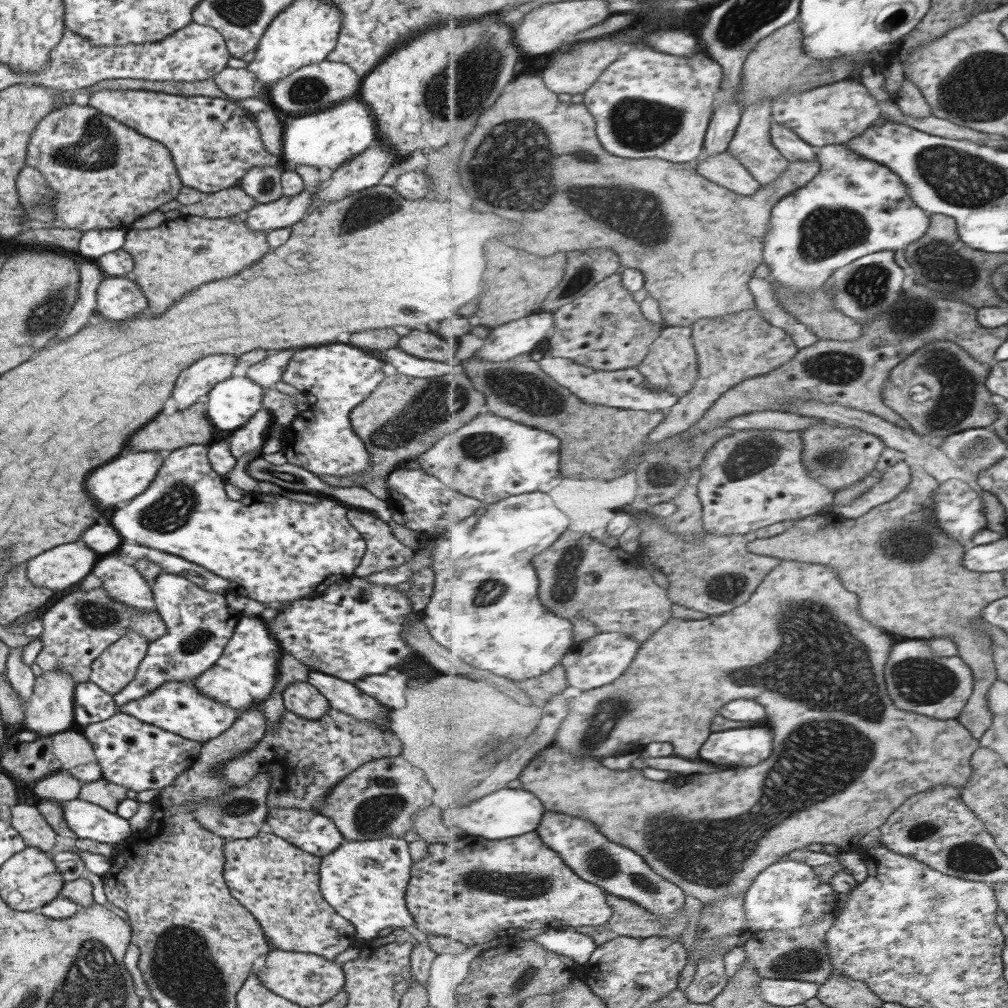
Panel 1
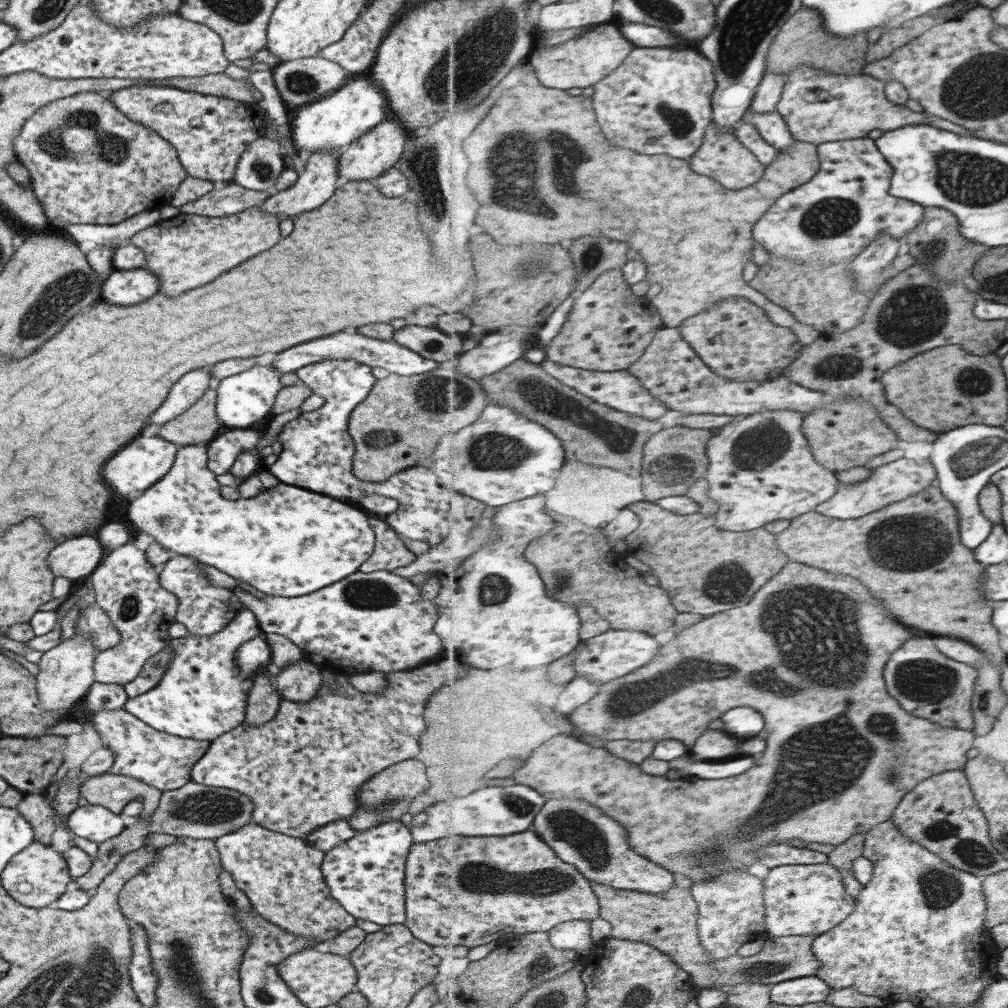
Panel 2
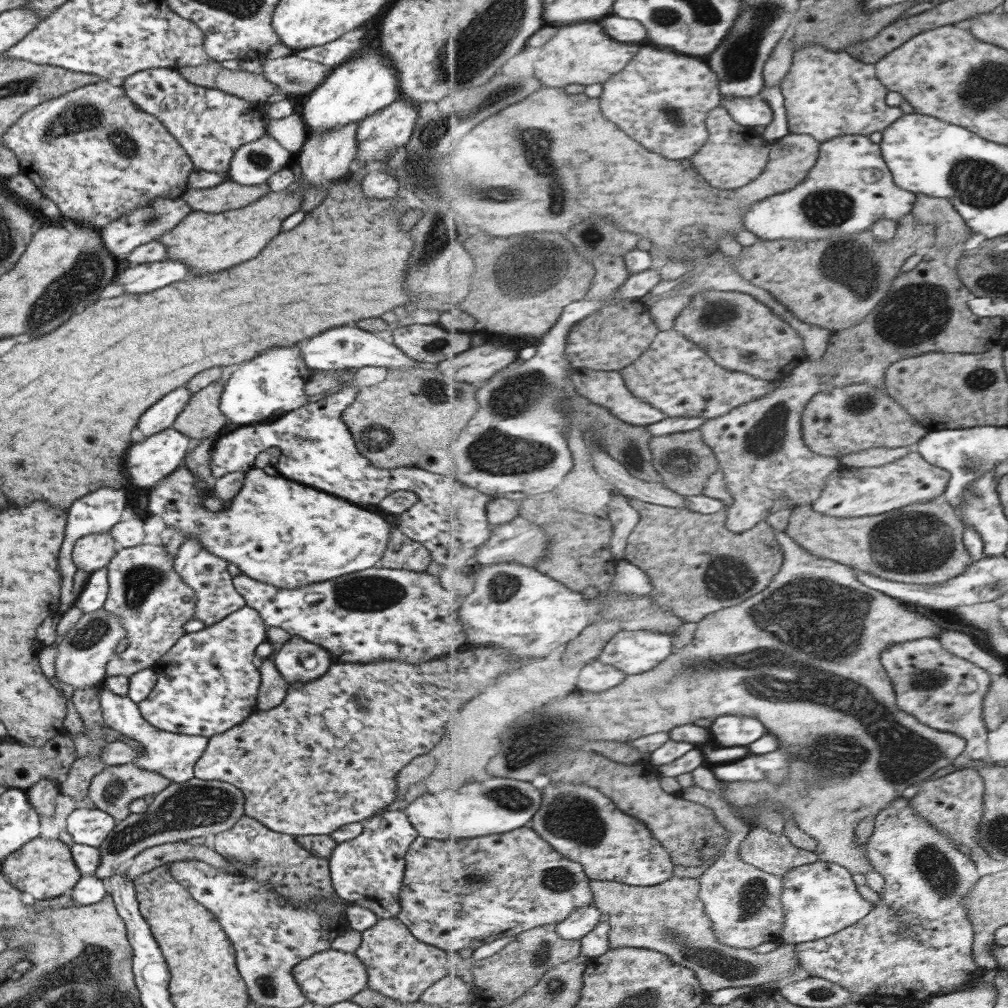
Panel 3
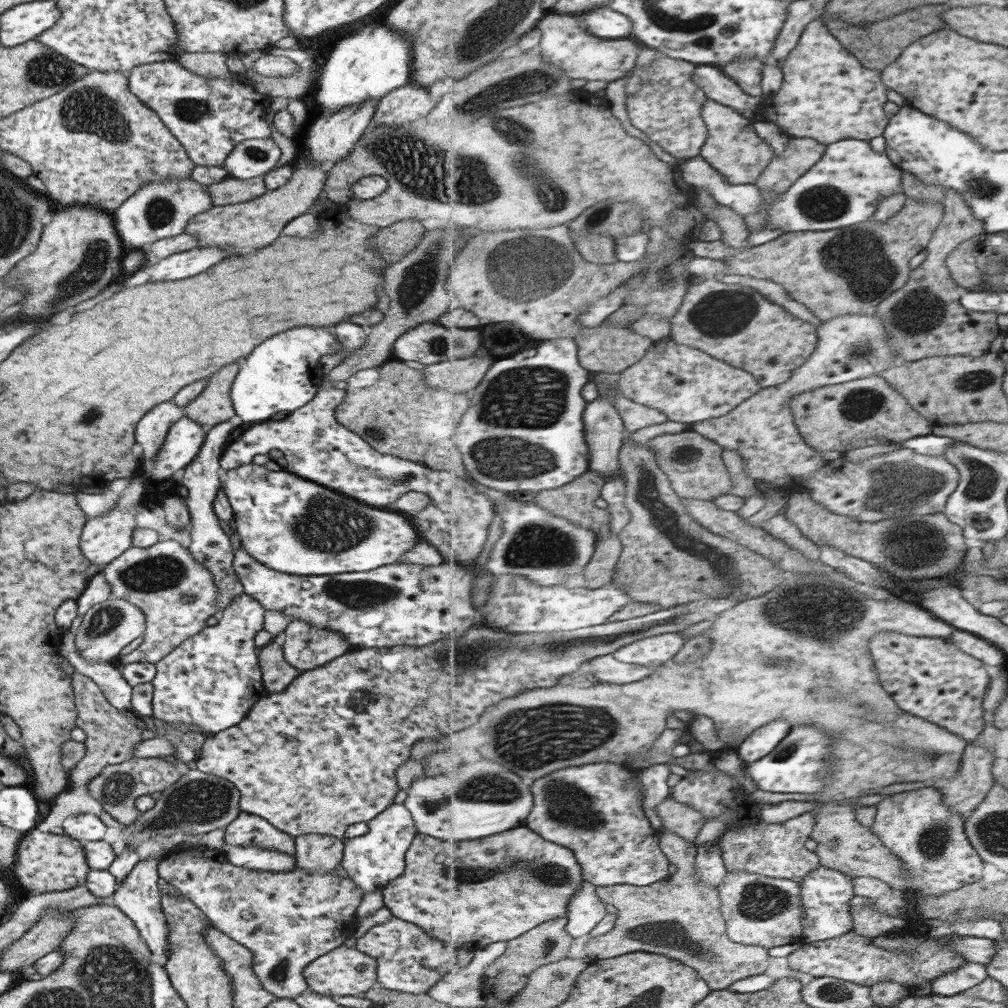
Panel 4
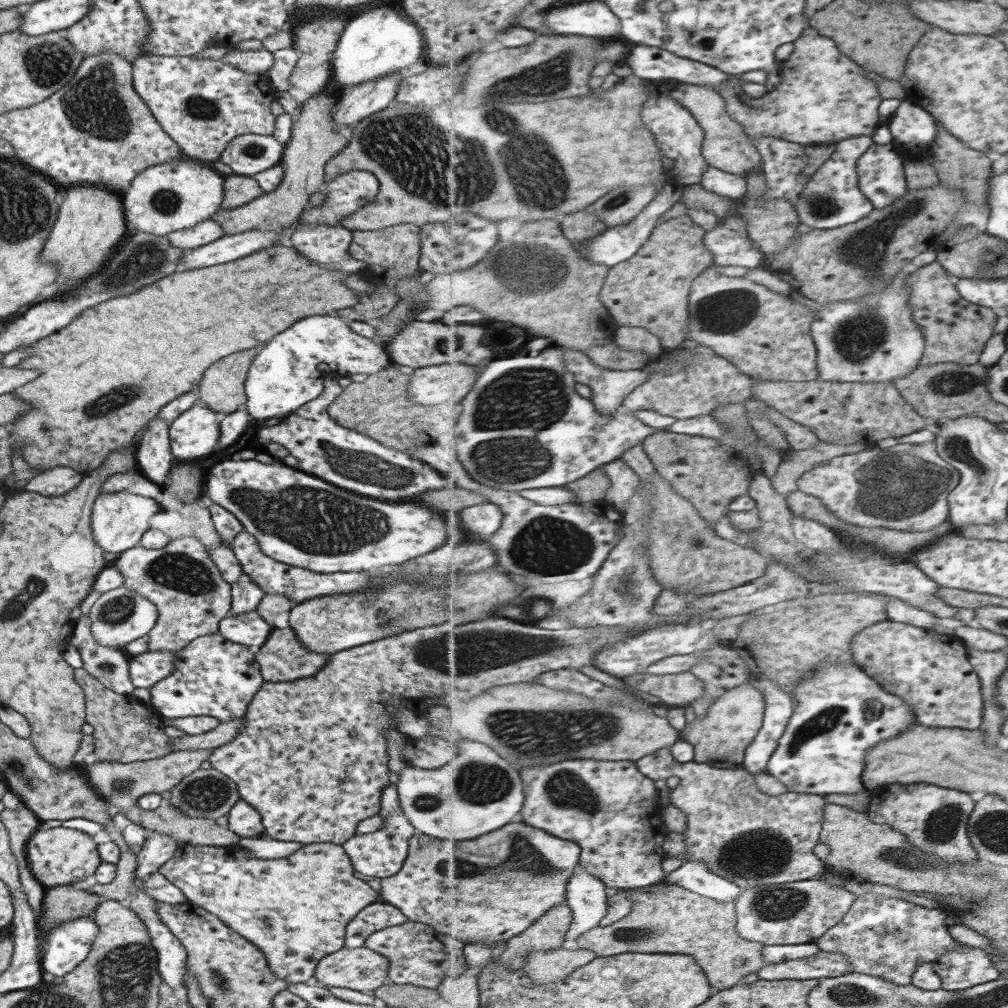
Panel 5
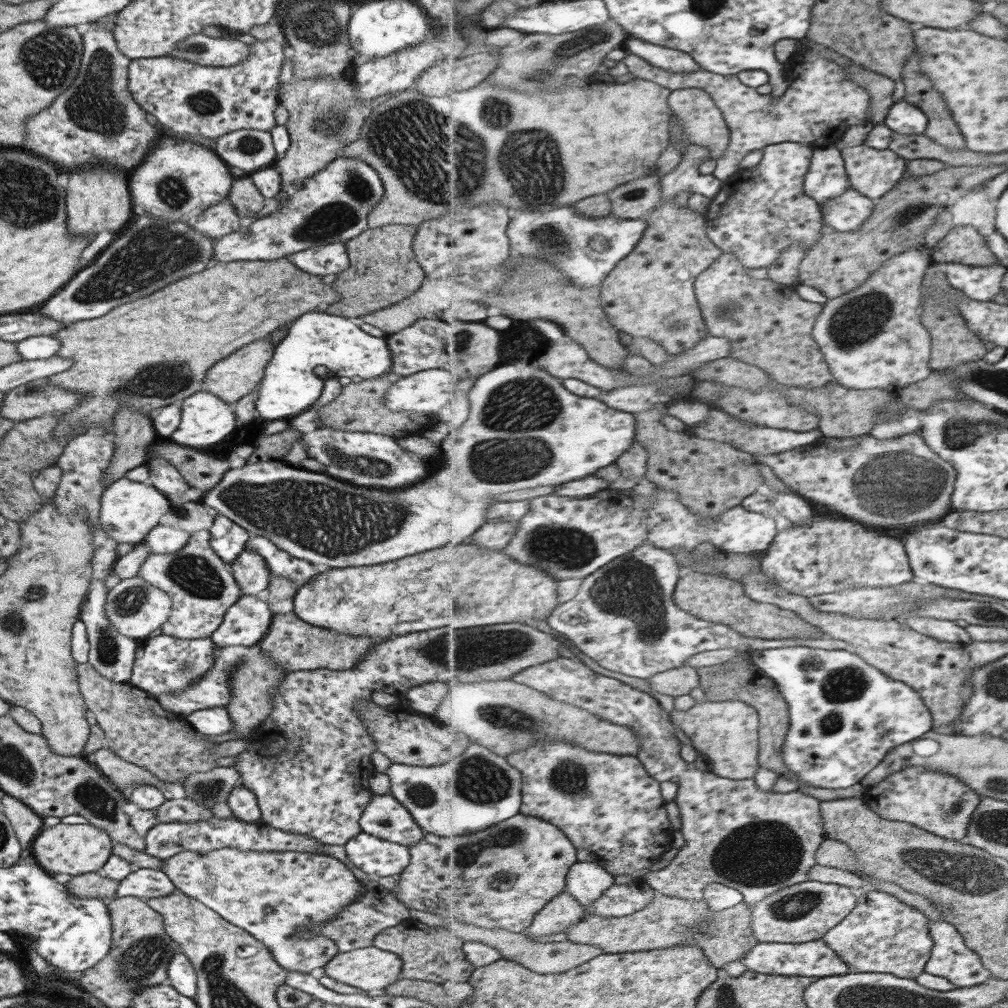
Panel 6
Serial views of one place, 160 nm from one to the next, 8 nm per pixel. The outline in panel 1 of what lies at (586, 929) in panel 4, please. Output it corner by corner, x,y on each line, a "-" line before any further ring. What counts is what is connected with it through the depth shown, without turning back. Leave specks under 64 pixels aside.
572,926
550,929
533,939
553,952
574,958
577,964
588,963
598,947
591,935
577,932

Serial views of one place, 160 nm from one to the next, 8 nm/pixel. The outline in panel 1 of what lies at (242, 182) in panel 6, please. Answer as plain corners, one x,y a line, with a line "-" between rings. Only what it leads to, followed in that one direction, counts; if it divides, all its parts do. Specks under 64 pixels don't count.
239,186
229,187
214,193
206,193
199,202
190,205
179,204
175,199
158,206
159,212
177,210
181,215
199,216
205,218
227,218
236,214
244,214
256,205

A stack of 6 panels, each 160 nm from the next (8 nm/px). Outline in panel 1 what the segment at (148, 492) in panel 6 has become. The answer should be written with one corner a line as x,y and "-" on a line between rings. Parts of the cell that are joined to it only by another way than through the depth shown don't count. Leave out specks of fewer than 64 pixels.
79,541
60,544
51,548
51,550
45,550
45,552
37,554
35,558
31,558
27,562
26,575
35,586
48,588
55,592
56,596
61,595
62,590
66,590
73,584
79,584
84,576
91,572
95,556
95,553

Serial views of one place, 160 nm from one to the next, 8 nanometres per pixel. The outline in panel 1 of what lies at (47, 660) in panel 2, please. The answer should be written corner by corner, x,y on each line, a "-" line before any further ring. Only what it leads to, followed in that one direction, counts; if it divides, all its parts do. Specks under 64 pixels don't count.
49,671
35,677
31,696
24,708
24,722
21,730
30,730
39,734
39,737
67,731
74,722
72,704
76,682
63,671

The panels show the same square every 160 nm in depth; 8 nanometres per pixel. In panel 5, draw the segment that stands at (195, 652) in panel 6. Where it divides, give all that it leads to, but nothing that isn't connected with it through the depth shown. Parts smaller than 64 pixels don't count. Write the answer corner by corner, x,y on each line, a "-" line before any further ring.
144,651
128,659
128,675
134,688
149,688
174,672
176,651

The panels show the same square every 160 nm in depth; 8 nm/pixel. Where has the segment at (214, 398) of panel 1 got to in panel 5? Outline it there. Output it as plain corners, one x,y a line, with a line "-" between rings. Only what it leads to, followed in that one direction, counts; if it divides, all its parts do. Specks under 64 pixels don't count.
328,314
303,318
287,330
275,334
265,348
259,348
247,369
244,412
251,416
251,420
285,418
289,413
296,412
322,391
324,378
317,371
317,364
327,364
341,377
379,372
389,363
384,348
373,344
369,338
351,332
351,329
345,322

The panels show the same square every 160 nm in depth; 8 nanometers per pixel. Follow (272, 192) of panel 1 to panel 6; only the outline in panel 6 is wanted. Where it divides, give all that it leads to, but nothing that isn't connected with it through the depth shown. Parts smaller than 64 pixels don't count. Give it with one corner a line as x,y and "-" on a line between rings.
232,130
217,137
214,142
214,153
228,168
235,166
247,174
273,166
277,159
269,131

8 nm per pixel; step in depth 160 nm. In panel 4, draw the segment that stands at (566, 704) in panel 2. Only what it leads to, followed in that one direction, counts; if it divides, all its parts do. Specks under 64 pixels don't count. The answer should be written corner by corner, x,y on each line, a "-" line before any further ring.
609,654
594,658
589,662
593,668
593,676
603,683
630,683
637,682
651,676
659,666
643,666
631,663
624,663

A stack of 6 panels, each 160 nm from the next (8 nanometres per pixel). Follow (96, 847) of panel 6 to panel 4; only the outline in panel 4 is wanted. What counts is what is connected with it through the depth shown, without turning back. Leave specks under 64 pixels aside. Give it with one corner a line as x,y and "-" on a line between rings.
34,828
25,833
16,848
10,874
18,891
28,895
65,891
84,885
88,866
82,843
65,834
50,834

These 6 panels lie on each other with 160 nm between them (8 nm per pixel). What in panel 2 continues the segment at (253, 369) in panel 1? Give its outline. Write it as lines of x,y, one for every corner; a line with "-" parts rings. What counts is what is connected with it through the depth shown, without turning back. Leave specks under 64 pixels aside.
337,332
337,334
325,336
325,338
317,338
317,340
311,340
311,342
305,342
305,344
299,344
275,353
275,357
270,364
274,368
273,371
282,375
289,371
295,371
301,366
307,366
322,360
333,360
334,358
354,360
365,366
382,368
387,370
389,374
395,374
396,376
423,374
439,366
439,363
421,358
415,352
399,346
392,340
375,340
361,336
361,334
345,334
345,332

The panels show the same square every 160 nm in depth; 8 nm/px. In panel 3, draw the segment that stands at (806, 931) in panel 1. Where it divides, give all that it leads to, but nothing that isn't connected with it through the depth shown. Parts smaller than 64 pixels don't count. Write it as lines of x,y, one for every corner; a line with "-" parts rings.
688,873
673,875
662,885
649,887
631,886
617,881
591,881
590,885
595,896
593,904
599,907
602,913
609,915
608,921
612,926
609,933
610,948
635,947
667,954
681,966
694,970
707,993
729,987
759,987
763,983
778,981
789,975
792,966
801,967
796,953
798,944
780,943
774,951
763,953
754,952
752,949
738,949
722,943
716,935
714,922
706,913
704,900
699,898
701,883
700,877
691,878

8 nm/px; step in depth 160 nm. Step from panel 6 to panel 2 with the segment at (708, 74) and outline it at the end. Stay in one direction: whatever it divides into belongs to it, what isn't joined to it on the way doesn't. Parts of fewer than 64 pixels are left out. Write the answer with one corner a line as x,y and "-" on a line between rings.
809,65
798,66
789,74
777,112
783,115
796,140
816,145
865,138
873,130
884,132
909,125
928,125
923,113
916,113
908,106
895,104
887,98
885,81
864,71
845,74

